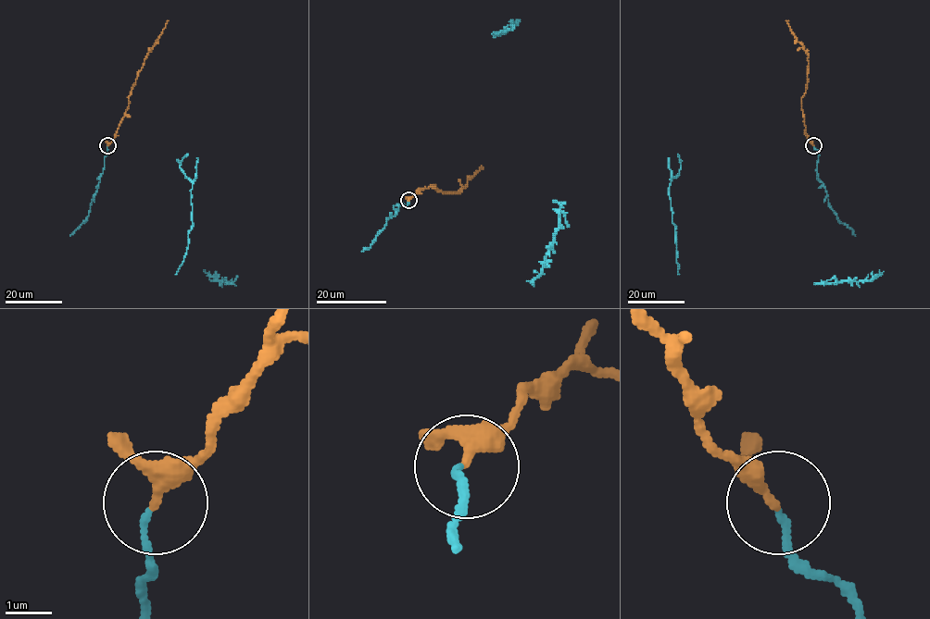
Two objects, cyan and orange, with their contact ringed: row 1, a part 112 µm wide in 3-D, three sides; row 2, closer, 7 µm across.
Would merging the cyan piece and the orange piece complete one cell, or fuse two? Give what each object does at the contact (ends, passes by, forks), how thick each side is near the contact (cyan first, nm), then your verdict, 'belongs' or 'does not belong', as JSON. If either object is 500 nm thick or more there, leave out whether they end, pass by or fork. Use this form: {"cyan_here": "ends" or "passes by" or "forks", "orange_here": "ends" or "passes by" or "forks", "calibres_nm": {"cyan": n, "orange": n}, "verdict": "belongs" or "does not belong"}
{"cyan_here": "ends", "orange_here": "passes by", "calibres_nm": {"cyan": 120, "orange": 220}, "verdict": "belongs"}

